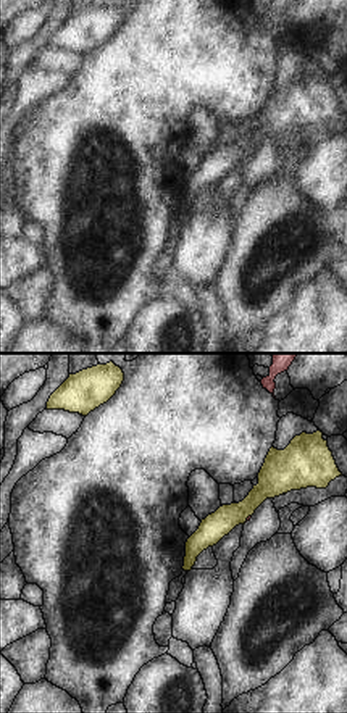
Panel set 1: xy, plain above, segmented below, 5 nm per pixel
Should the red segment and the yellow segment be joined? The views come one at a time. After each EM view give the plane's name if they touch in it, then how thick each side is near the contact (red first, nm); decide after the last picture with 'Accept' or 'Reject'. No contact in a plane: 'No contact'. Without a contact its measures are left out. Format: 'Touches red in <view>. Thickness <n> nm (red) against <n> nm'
Touches red in xy. Thickness 20 nm (red) against 170 nm

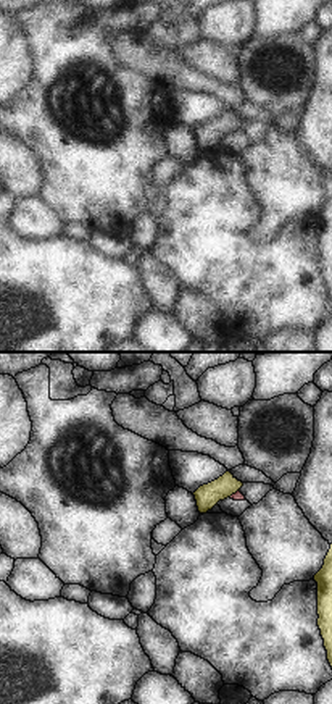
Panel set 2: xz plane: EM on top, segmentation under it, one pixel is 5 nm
Touches red in xz. Thickness 50 nm (red) against 120 nm

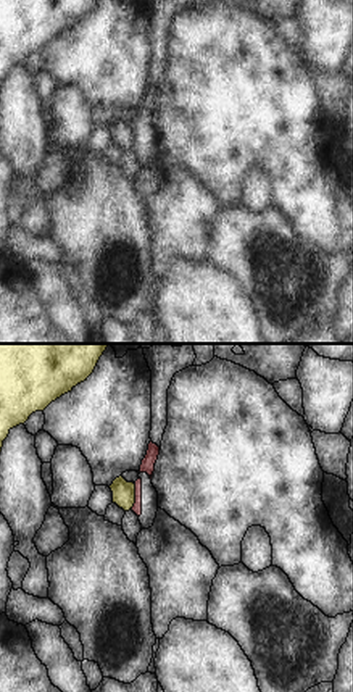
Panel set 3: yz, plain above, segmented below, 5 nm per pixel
Touches red in yz. Thickness 50 nm (red) against 110 nm

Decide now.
Reject

